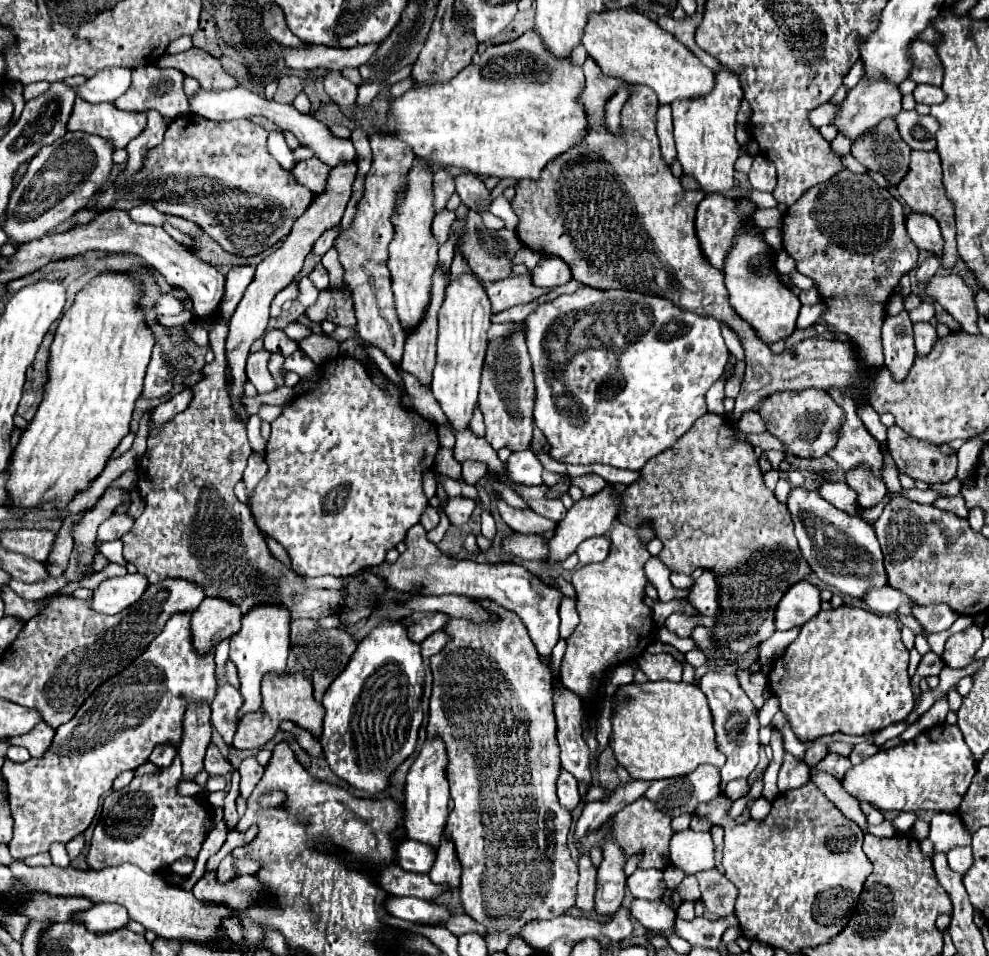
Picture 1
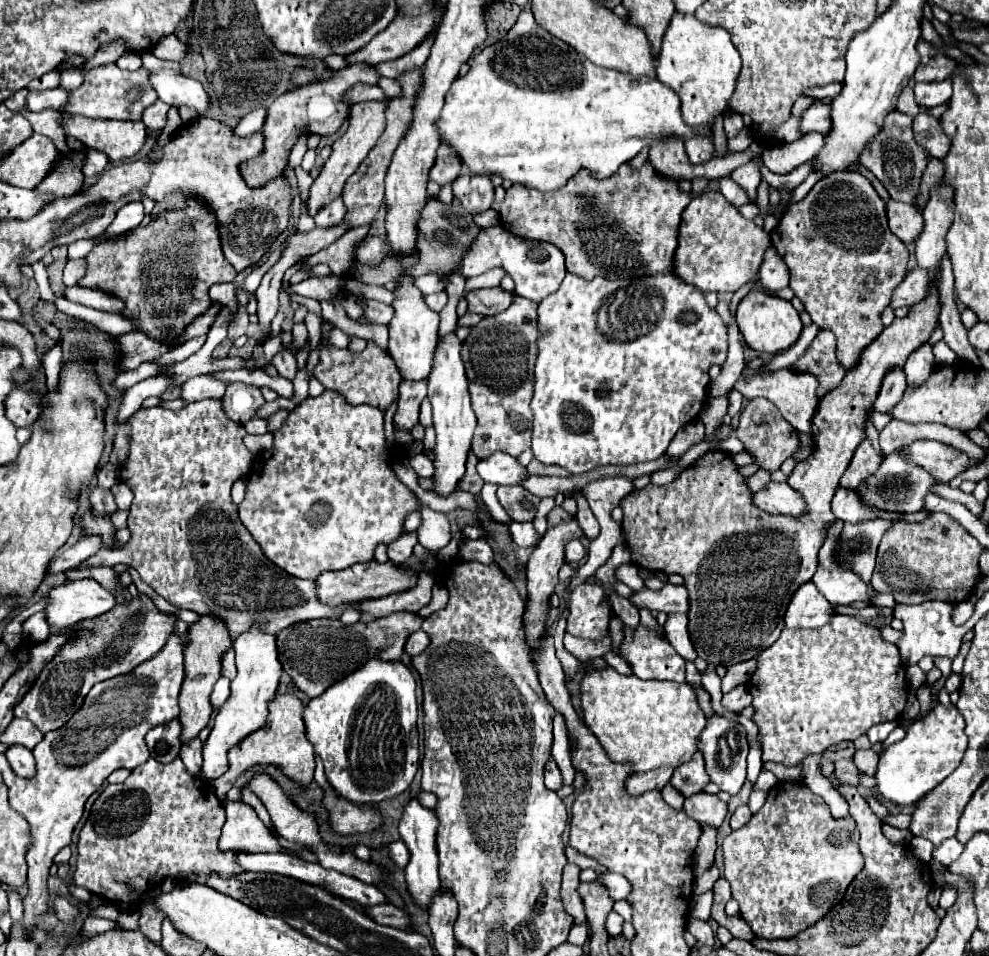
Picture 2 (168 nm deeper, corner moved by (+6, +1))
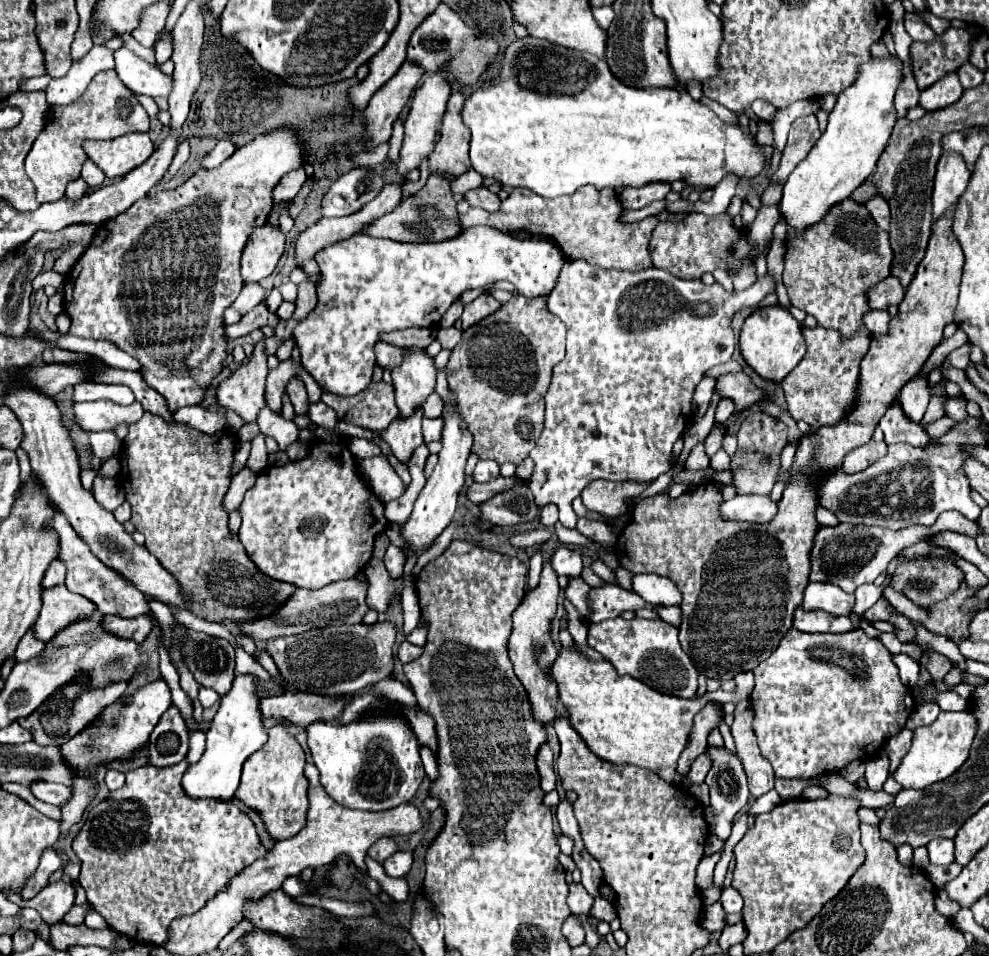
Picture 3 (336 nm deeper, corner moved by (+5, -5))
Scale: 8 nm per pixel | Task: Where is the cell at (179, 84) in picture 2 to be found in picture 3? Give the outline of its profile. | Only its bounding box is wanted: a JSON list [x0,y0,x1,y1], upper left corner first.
[113,48,173,98]

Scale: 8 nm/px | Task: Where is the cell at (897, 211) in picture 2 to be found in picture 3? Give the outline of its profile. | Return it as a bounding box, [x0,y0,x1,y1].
[865,194,889,230]

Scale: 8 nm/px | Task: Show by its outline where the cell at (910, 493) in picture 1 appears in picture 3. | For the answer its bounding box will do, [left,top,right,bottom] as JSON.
[945,398,968,421]

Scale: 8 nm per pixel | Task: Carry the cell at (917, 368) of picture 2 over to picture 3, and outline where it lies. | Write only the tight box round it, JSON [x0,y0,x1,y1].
[899,376,929,424]

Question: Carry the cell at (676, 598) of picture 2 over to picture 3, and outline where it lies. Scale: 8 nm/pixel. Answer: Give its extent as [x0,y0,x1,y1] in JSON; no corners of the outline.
[587,584,655,622]

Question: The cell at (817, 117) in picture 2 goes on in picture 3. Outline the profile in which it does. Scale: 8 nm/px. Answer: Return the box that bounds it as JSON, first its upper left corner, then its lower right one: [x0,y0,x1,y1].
[771,116,821,184]

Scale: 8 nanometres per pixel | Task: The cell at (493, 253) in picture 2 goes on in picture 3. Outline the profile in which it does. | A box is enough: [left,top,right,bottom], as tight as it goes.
[293,226,565,396]

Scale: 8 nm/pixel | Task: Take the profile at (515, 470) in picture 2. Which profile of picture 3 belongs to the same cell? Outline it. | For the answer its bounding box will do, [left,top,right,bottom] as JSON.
[473,460,499,482]

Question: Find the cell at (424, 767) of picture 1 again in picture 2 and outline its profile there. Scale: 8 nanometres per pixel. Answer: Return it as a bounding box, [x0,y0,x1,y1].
[398,796,440,908]

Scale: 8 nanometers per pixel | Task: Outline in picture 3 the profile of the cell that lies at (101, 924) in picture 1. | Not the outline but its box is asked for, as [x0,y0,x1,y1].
[27,880,75,924]

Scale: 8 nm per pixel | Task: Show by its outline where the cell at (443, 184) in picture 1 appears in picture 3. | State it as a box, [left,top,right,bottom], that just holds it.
[429,92,471,176]

